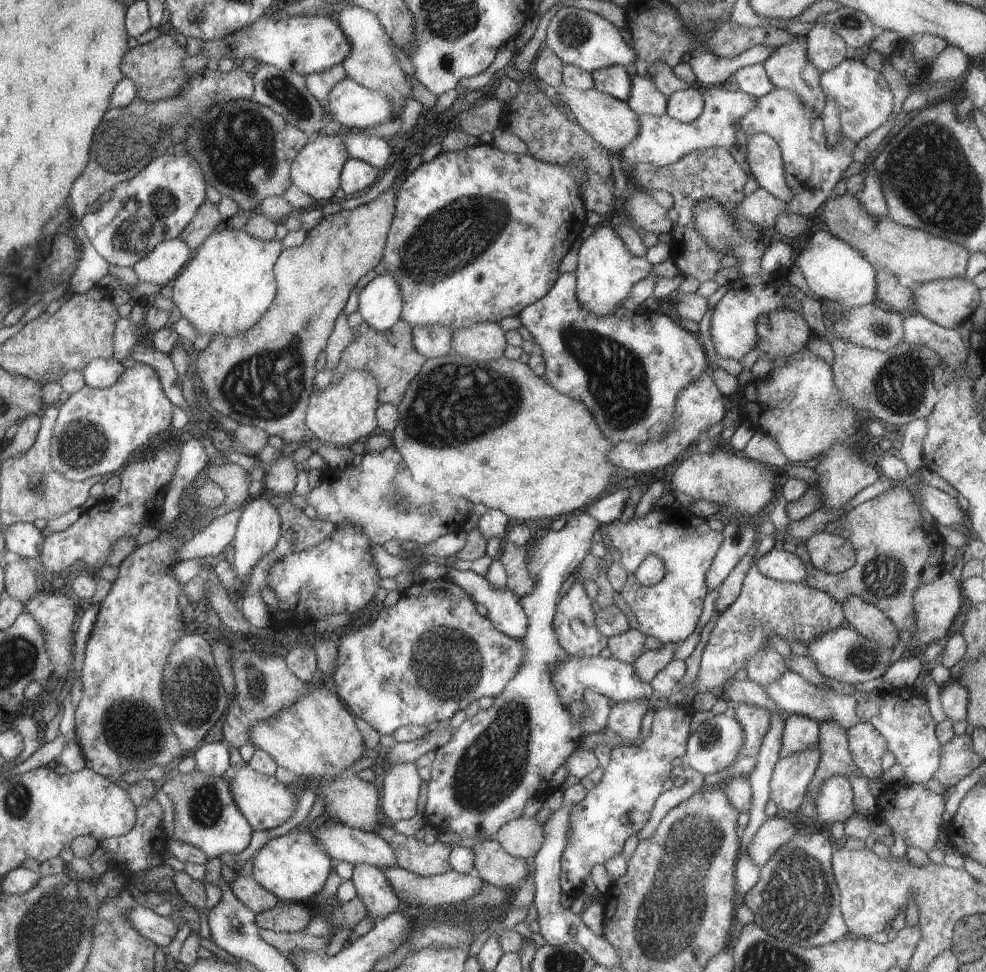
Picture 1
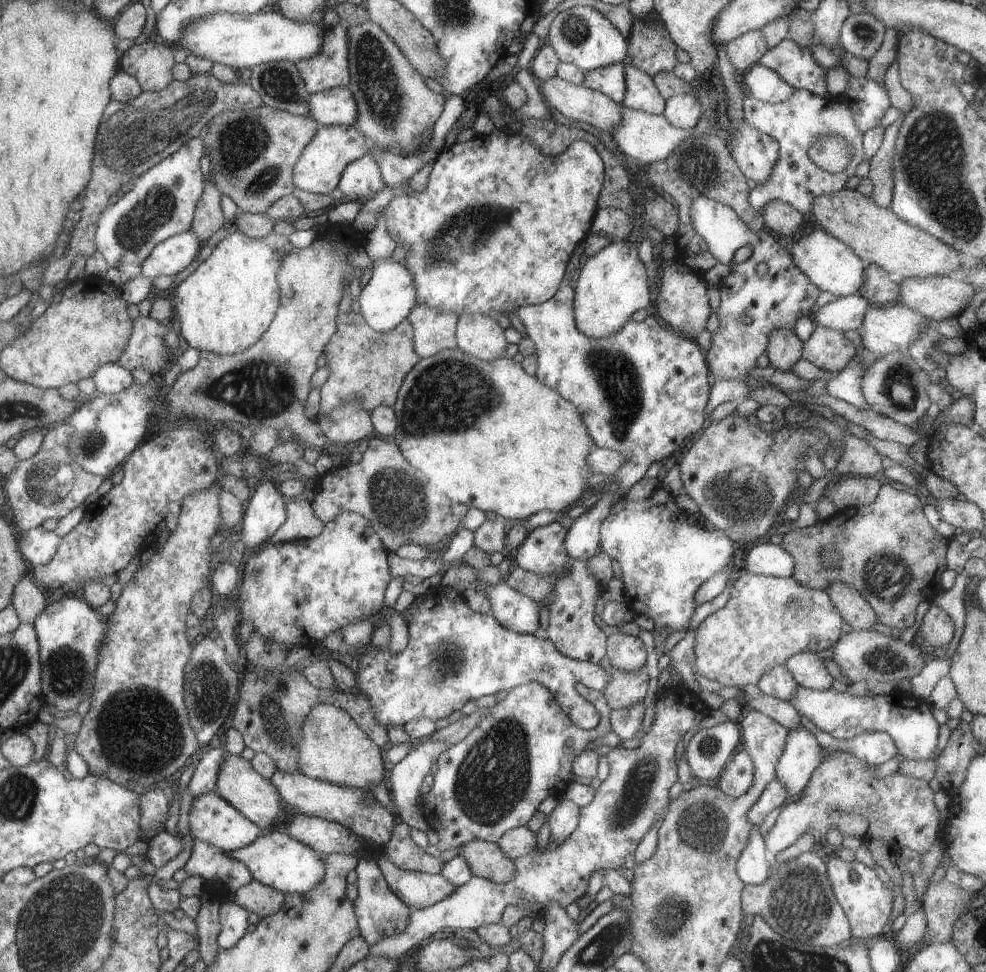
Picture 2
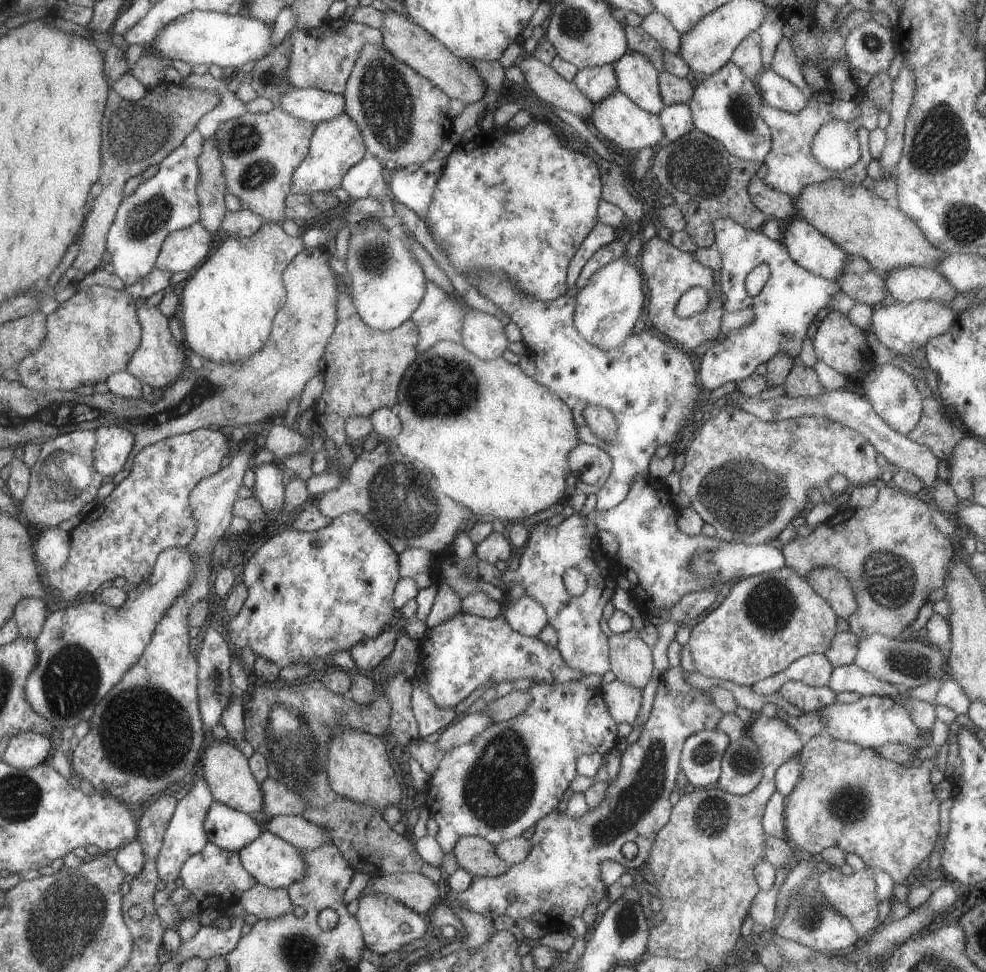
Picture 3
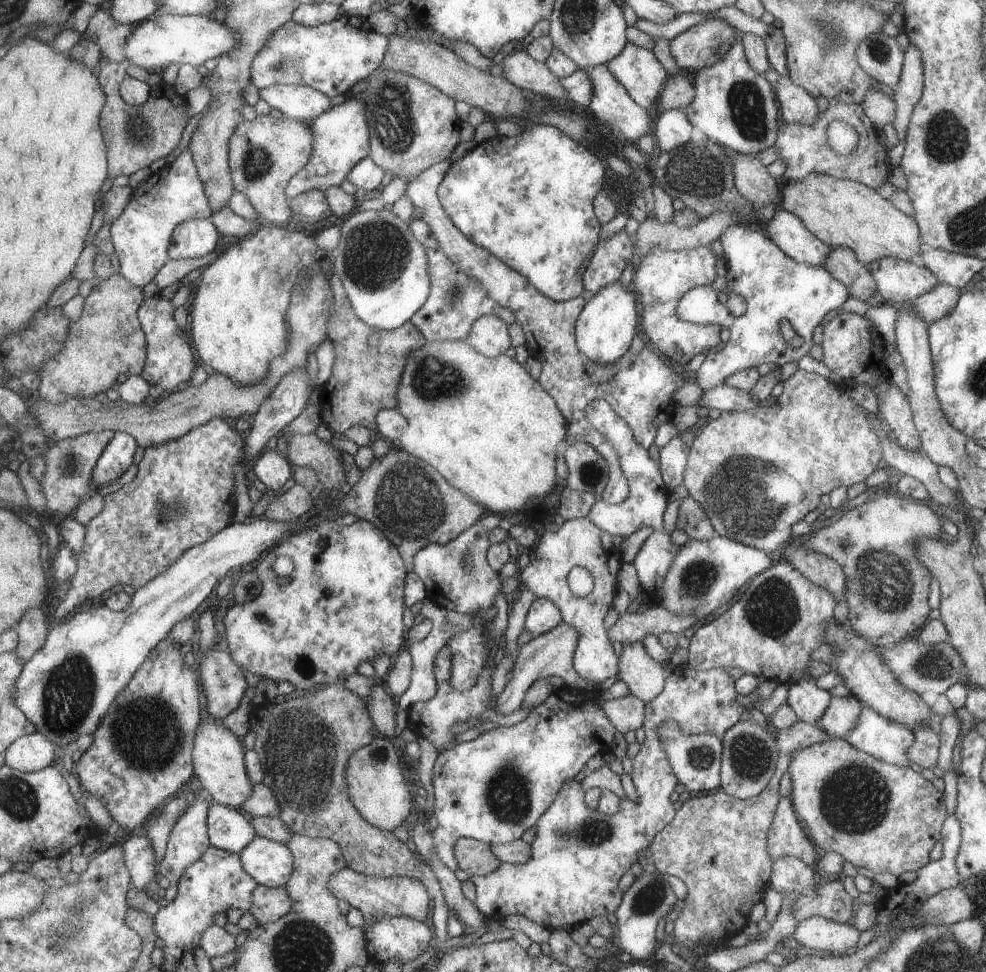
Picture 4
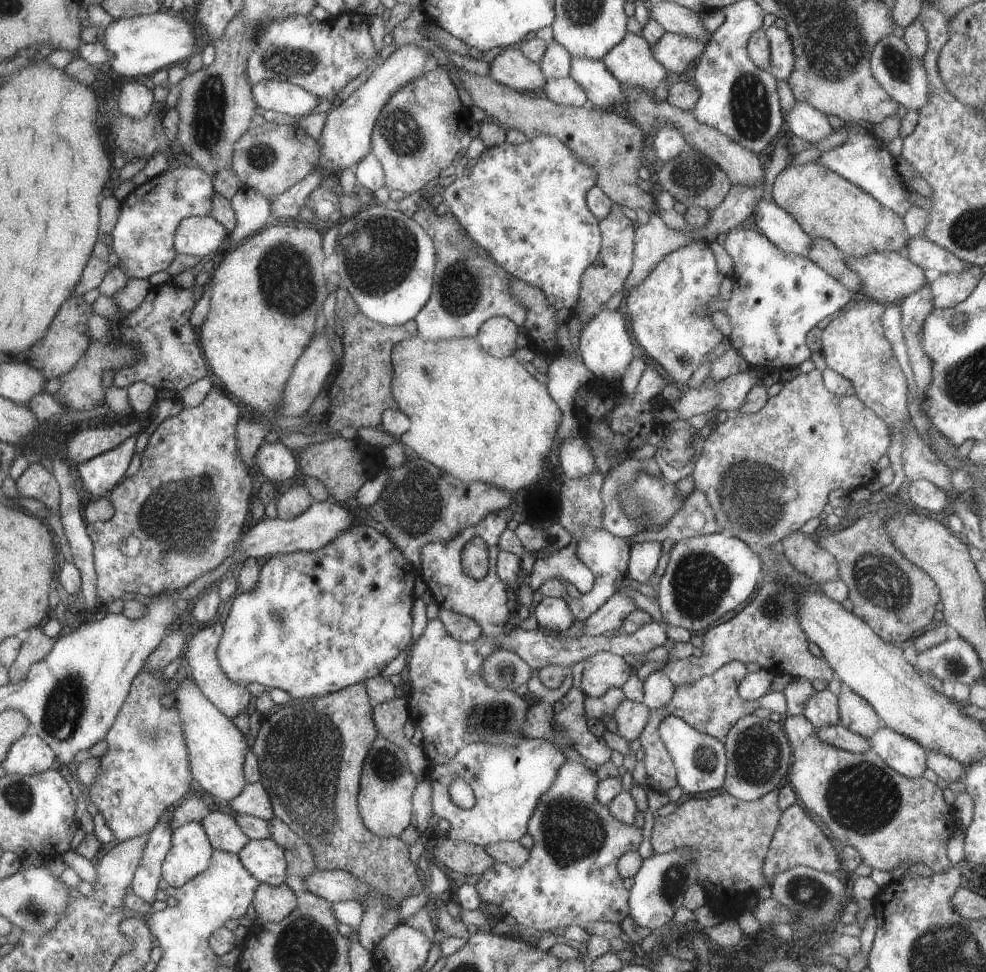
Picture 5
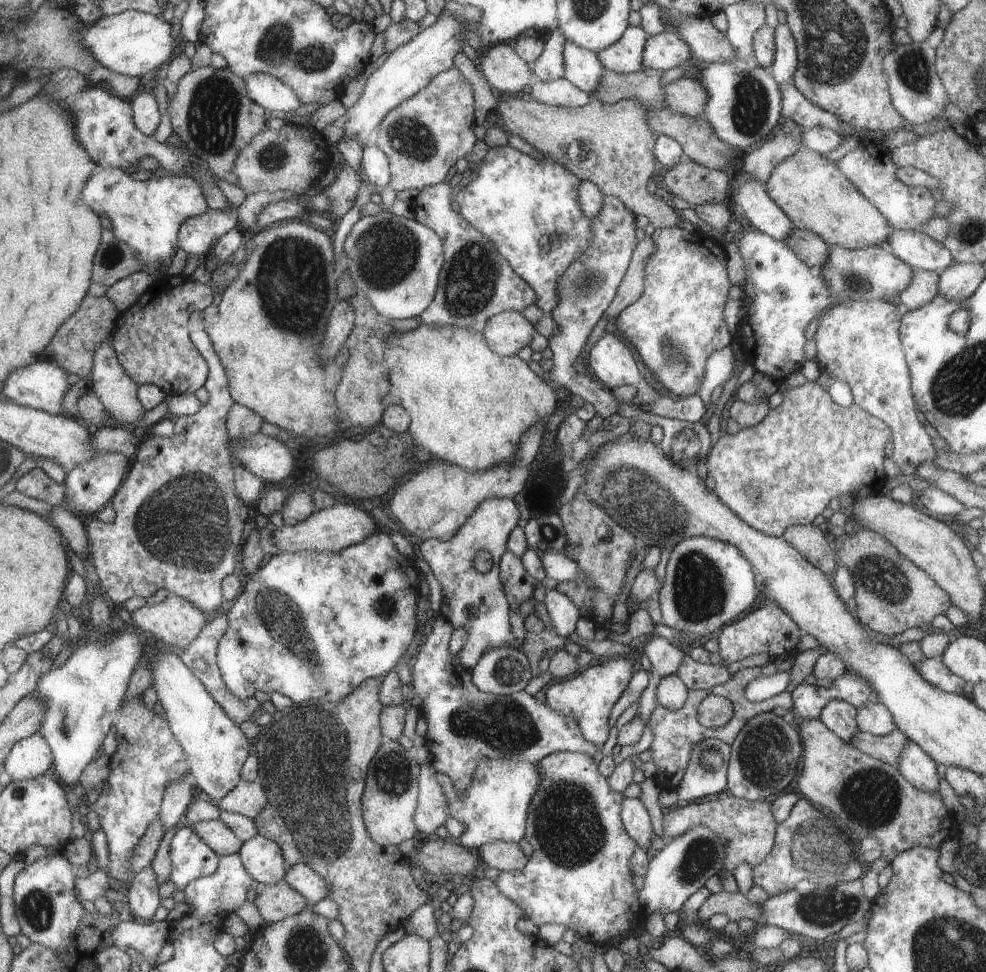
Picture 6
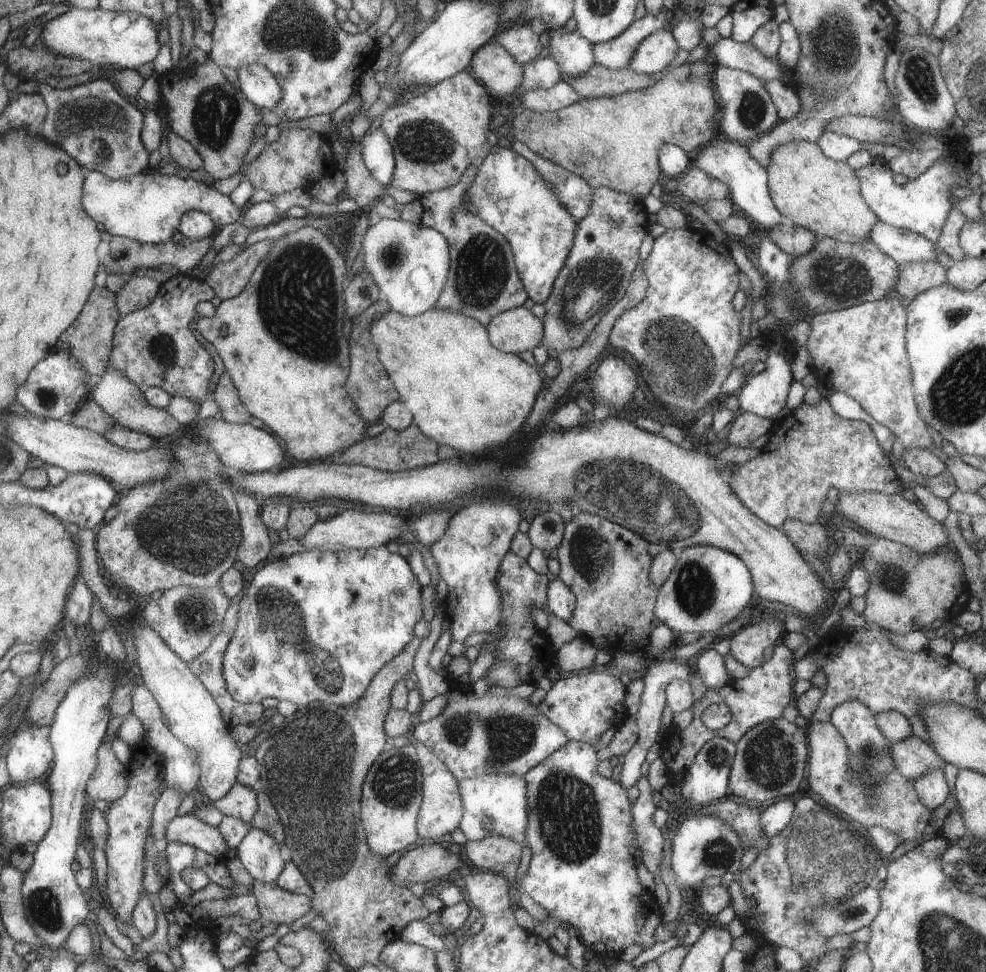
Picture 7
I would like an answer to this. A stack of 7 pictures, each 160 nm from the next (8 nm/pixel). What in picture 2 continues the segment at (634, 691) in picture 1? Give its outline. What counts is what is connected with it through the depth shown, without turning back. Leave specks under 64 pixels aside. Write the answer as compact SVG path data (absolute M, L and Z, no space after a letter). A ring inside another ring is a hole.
M442 585L428 590L424 600L415 607L409 606L404 617L409 628L409 643L397 655L390 650L381 651L370 644L358 656L357 688L358 693L369 696L375 717L387 726L405 725L408 721L420 717L434 720L446 718L460 710L469 700L476 700L487 694L496 694L501 690L511 691L518 685L537 682L554 692L559 704L569 716L582 728L593 729L601 723L601 712L595 707L590 694L602 692L612 679L600 666L571 659L563 654L556 645L543 635L515 633L498 622L497 618L472 611L462 594L454 594L450 587Z

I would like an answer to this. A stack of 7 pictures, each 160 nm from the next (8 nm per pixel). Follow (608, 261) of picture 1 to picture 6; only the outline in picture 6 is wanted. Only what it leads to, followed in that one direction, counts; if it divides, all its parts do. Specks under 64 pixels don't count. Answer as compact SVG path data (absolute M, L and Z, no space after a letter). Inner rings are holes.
M614 330L604 332L586 360L590 375L612 390L624 384L636 386L637 395L632 399L635 404L654 401L660 396L657 387L644 380L632 350L624 342L620 342L620 338L610 334L610 331Z

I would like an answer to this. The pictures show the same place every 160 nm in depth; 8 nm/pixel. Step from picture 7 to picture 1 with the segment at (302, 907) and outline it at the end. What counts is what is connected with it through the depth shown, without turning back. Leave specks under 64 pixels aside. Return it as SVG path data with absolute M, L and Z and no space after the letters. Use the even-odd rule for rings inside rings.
M239 876L229 885L237 895L238 900L242 901L242 904L248 906L256 914L272 910L280 902L280 899L274 896L273 892L258 884L258 881L254 880L252 876Z

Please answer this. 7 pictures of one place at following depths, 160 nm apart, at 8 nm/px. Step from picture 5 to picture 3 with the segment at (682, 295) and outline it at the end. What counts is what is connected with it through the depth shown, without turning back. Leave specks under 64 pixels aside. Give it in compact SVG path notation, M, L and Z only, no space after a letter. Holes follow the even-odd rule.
M656 236L642 247L638 256L642 276L646 276L646 288L650 293L650 300L646 301L646 314L644 318L648 327L654 327L662 332L668 340L679 344L685 351L696 350L700 344L720 338L720 318L724 314L722 300L718 300L719 289L714 286L715 272L702 266L694 254L675 247L670 241ZM694 286L702 286L708 290L711 298L708 307L701 314L687 319L680 319L674 313L676 304L687 290Z

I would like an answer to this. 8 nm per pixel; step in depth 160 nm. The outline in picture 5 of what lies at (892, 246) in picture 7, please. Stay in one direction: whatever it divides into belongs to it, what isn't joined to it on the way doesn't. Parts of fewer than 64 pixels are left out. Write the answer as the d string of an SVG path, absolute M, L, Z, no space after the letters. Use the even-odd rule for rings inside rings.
M922 236L910 239L902 253L916 266L924 270L938 270L941 275L962 272L970 266L950 251Z

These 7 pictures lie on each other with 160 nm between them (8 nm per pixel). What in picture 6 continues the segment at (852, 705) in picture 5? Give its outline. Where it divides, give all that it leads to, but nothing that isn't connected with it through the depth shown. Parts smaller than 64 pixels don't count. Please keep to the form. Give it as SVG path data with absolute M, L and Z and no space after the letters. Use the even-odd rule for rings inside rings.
M880 702L857 707L857 716L861 732L886 736L897 729L892 713Z

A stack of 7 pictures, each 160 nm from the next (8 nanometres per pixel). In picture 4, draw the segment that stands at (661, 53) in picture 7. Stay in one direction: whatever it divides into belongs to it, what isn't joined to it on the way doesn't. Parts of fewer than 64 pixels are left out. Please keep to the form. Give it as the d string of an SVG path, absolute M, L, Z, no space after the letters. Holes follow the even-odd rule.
M705 19L669 41L670 52L680 69L700 70L724 58L737 32L721 20Z

